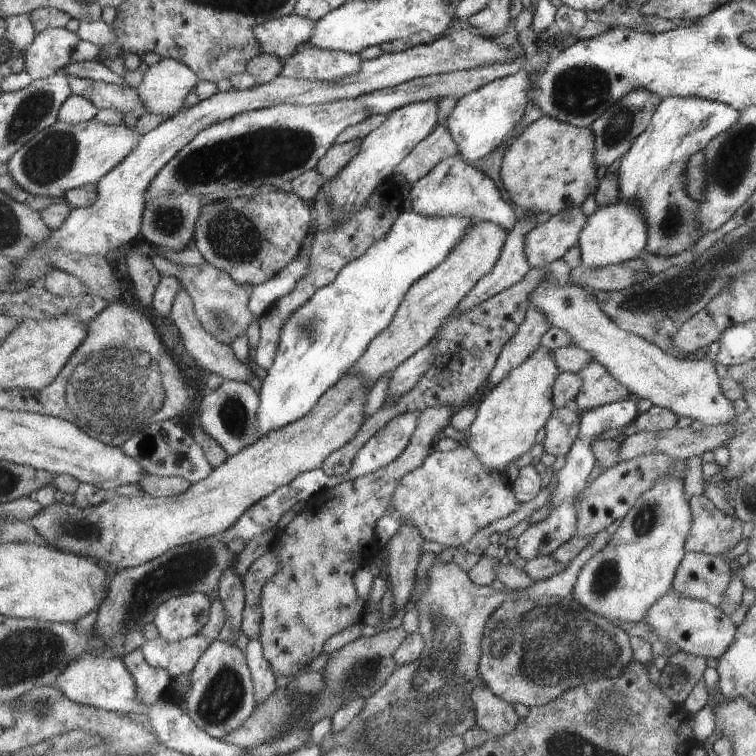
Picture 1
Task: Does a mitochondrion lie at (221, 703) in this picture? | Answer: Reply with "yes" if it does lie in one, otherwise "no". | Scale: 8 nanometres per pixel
yes

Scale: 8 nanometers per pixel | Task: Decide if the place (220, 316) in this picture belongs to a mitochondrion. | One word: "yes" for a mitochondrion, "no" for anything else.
yes

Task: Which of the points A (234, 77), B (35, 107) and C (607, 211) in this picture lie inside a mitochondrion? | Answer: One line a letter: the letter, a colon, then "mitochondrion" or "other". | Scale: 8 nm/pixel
A: other
B: mitochondrion
C: other

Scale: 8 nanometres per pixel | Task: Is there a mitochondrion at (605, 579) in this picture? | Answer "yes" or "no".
yes

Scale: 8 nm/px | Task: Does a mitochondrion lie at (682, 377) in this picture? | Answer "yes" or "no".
no

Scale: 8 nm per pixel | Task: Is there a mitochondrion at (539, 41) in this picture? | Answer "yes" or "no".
no

